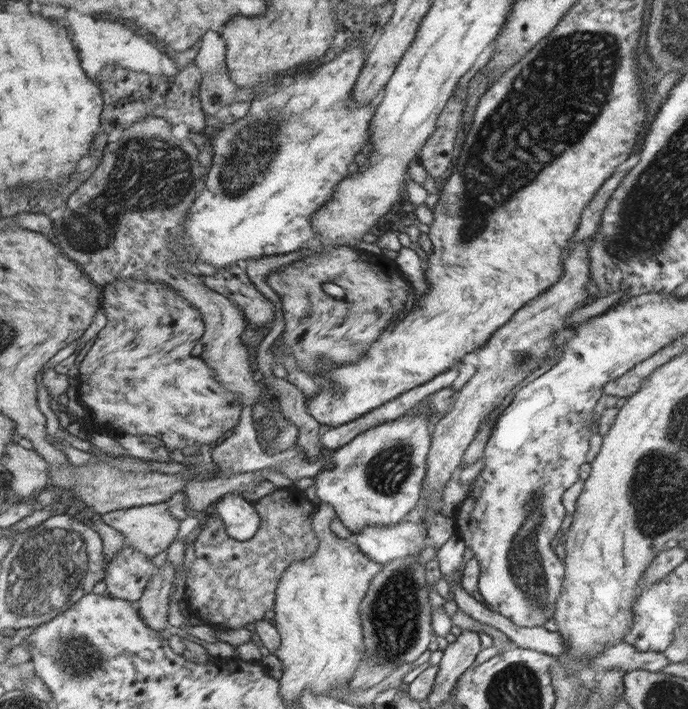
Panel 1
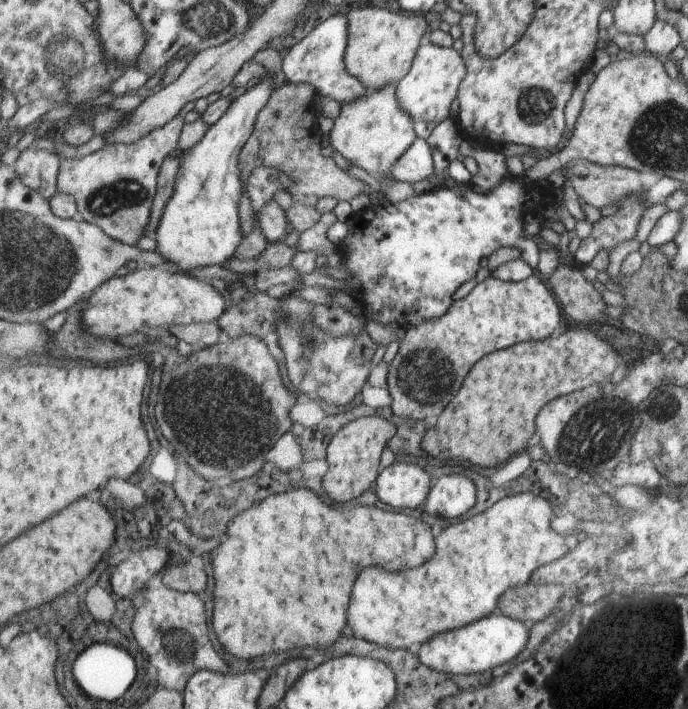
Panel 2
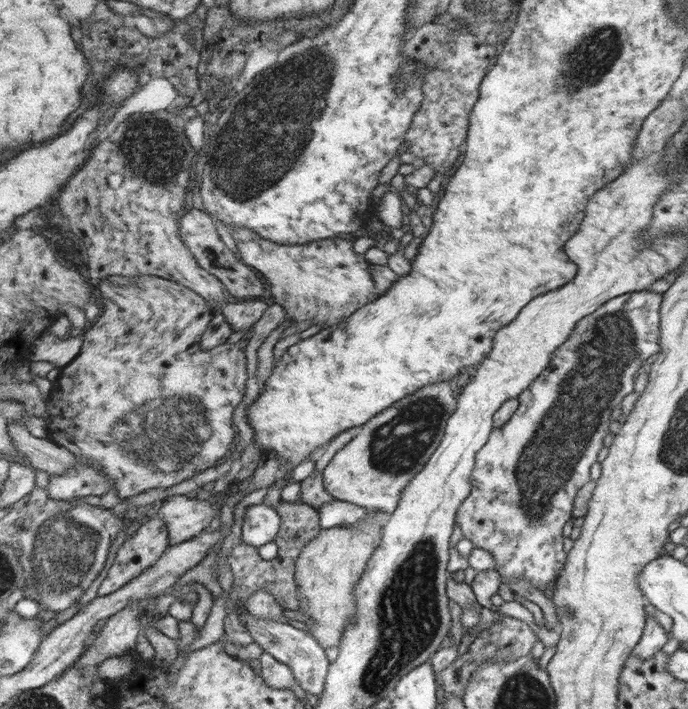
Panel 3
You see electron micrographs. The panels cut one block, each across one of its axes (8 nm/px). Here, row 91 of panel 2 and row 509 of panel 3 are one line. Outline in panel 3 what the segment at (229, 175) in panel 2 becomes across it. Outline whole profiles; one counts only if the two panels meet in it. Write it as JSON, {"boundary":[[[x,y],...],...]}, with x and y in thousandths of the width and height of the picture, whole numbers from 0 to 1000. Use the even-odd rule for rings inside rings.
{"boundary":[[[384,709],[362,712],[356,718],[352,762],[371,772],[400,763],[408,748],[408,736],[408,726],[397,715]]]}

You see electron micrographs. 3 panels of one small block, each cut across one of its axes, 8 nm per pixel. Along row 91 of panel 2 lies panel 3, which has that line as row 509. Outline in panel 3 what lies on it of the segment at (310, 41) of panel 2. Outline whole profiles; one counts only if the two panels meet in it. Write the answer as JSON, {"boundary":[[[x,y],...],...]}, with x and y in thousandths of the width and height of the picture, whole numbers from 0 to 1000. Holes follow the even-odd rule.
{"boundary":[[[483,702],[483,707],[462,715],[467,721],[468,745],[477,746],[484,742],[509,743],[523,738],[523,732],[532,726],[532,718],[515,709]]]}

